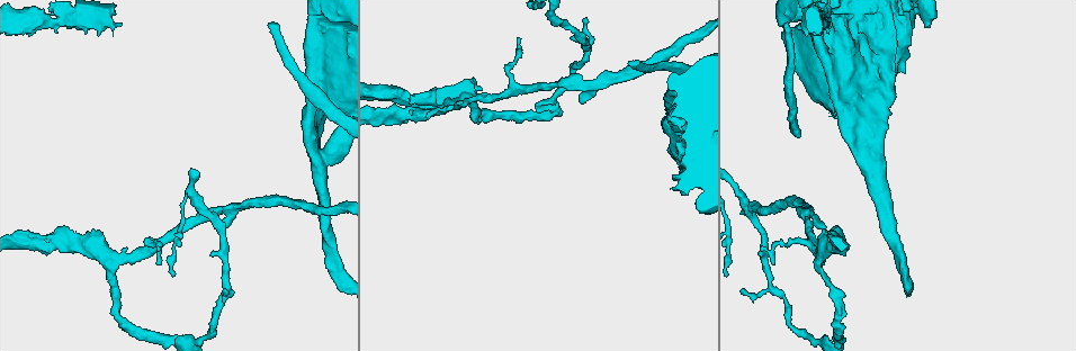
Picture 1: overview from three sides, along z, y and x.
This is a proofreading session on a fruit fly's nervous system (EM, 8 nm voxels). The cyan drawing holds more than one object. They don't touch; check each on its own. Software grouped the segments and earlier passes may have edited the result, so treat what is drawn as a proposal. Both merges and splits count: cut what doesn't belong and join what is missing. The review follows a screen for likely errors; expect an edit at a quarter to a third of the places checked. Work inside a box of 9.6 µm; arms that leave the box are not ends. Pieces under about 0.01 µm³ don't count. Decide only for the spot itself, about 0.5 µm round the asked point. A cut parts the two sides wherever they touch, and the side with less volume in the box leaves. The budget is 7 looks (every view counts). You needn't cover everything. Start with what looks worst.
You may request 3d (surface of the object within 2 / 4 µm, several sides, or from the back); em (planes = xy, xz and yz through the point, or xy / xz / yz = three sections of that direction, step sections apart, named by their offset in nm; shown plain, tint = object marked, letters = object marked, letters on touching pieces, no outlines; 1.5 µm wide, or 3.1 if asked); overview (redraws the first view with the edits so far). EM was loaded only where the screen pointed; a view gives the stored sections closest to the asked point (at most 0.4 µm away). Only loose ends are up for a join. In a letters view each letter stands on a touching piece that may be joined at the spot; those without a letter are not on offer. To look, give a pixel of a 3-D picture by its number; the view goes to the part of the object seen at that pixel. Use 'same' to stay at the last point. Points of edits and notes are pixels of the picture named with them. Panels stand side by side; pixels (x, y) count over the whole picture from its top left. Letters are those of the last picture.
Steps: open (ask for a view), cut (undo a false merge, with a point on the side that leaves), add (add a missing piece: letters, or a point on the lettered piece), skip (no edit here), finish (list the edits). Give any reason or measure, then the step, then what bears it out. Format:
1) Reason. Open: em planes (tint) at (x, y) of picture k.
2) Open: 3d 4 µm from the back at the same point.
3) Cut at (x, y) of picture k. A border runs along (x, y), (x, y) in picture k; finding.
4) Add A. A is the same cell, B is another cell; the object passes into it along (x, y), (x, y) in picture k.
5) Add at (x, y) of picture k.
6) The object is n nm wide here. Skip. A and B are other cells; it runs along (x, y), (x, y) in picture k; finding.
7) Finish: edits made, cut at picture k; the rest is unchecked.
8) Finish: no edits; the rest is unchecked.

Thick end. Open: 3d 4 µm from the back at (476, 81) of picture 1.

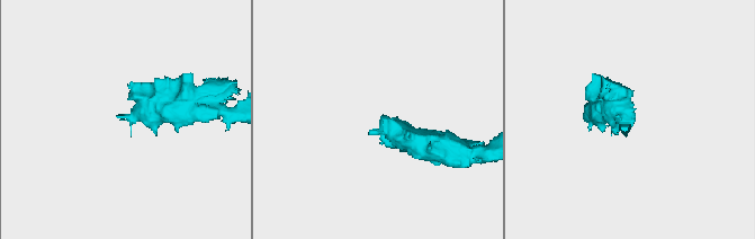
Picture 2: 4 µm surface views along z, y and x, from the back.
Now the EM. Open: em xz step 8 (letters) at (384, 126) of picture 2.

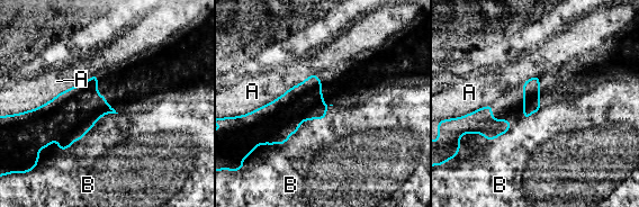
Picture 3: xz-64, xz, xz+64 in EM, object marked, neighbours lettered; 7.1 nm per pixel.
Skip. A and B are other cells; a border runs along (540, 77), (539, 109), (524, 119) in picture 3; none of them fits.

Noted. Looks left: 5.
Branch stops here. Open: 3d 4 µm at (269, 27) of picture 1.

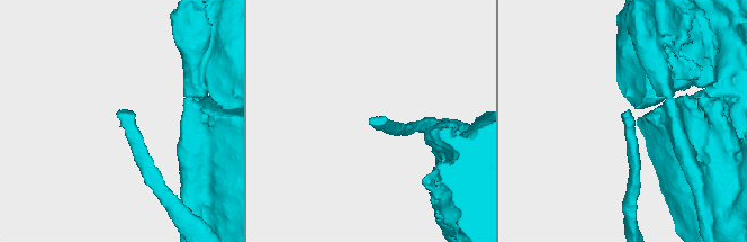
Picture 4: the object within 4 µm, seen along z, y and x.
Shape alone is not enough. Open: em planes (letters) at (371, 120) of picture 4.

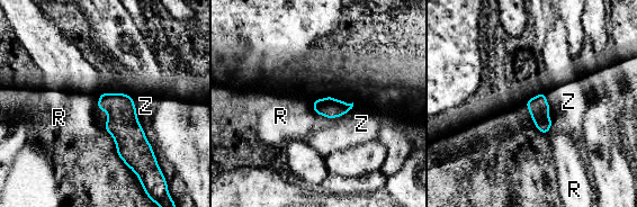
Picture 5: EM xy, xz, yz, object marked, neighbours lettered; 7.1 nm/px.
Skip. R and Z are other cells; a border runs along (100, 93), (98, 109) in picture 5; none of them fits.

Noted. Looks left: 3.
Open: em yz step 8 (tint) at (157, 262) of picture 1.

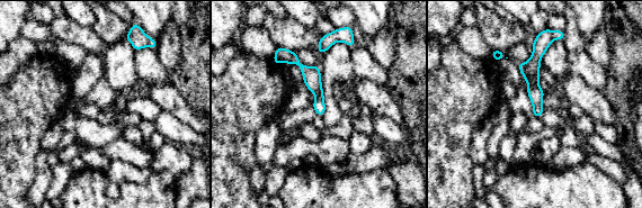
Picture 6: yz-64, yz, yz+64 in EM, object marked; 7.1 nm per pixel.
Open: em planes (letters) at the same point.

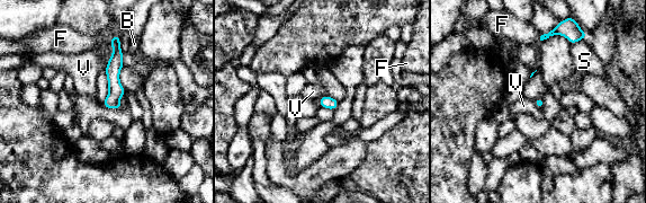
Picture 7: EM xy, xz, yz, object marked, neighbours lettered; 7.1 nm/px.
The longest contact is with S, 110 nm. Skip. B, F, S and V are other cells; a border runs along (532, 100), (537, 107) in picture 7; none of them fits.

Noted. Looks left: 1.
Finish: no edits; the rest is unchecked.

